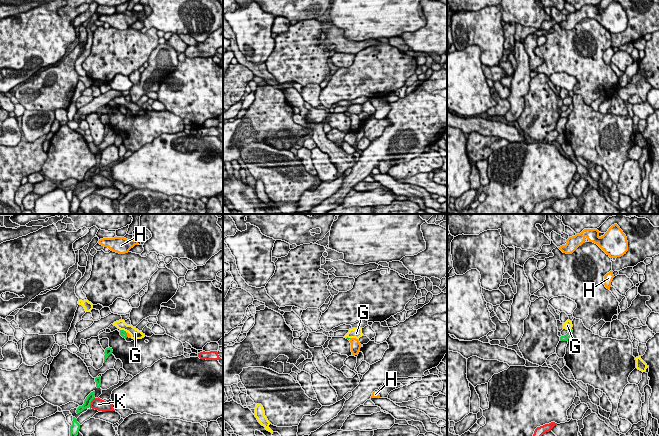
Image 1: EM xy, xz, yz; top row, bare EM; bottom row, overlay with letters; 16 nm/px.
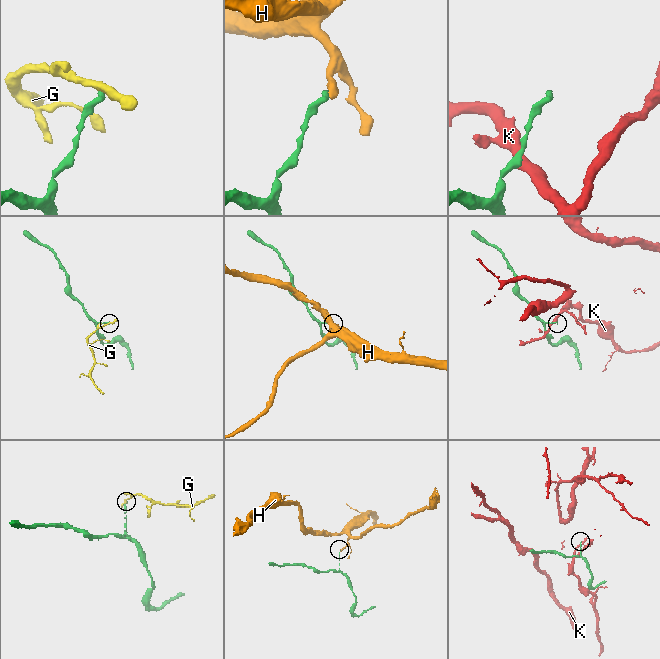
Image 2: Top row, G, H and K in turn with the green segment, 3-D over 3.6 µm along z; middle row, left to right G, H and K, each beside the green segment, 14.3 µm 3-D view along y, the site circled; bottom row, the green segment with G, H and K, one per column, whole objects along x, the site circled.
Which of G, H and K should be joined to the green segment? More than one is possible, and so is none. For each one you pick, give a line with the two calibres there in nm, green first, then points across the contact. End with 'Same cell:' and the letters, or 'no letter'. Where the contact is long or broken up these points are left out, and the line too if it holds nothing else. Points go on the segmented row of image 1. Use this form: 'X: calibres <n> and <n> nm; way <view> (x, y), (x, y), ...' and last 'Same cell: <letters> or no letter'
Same cell: no letter

